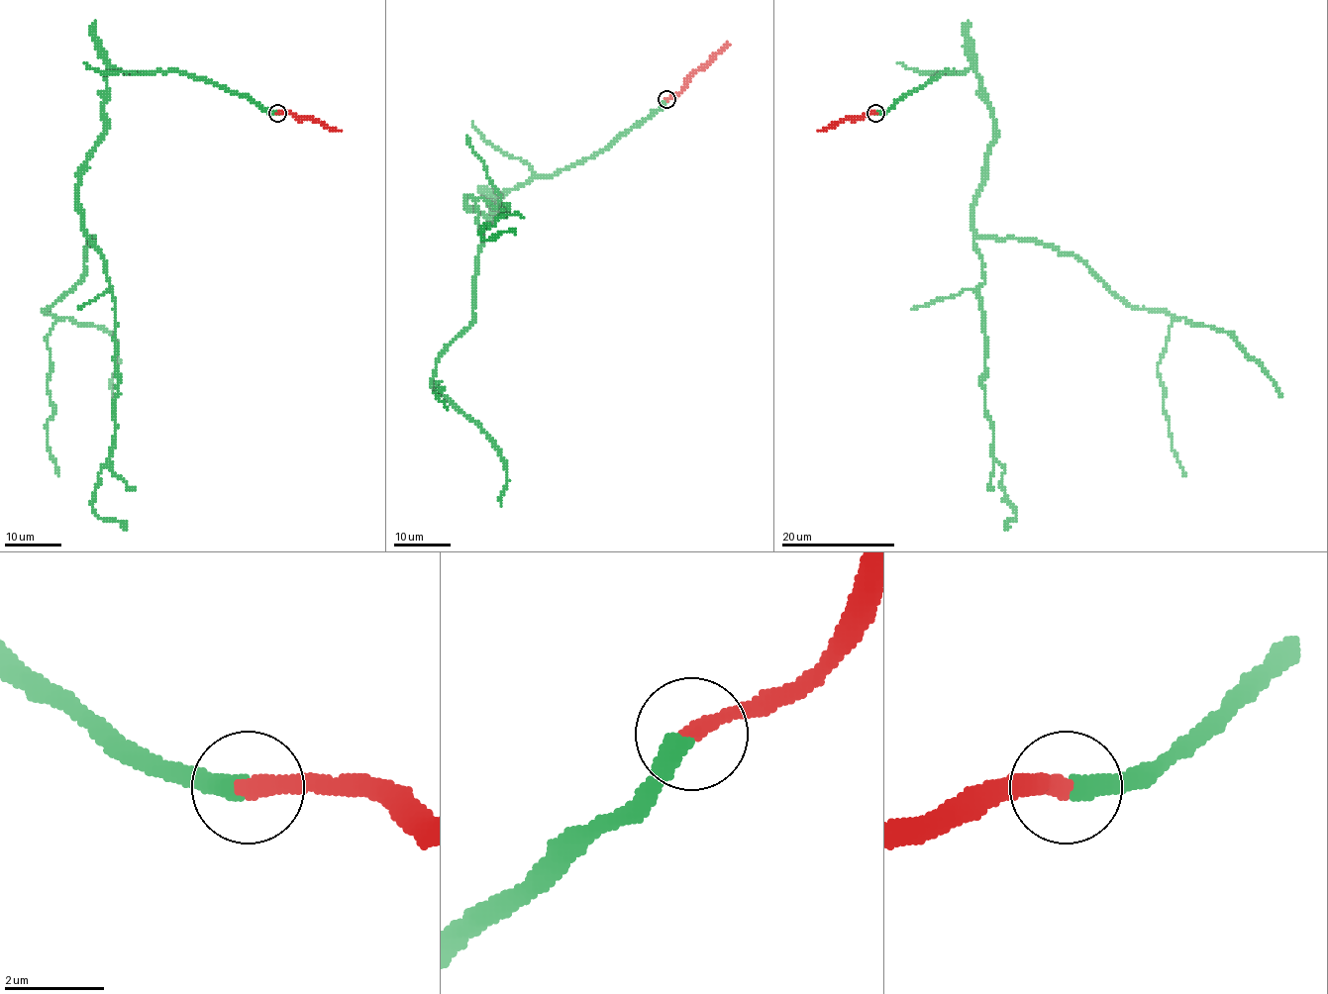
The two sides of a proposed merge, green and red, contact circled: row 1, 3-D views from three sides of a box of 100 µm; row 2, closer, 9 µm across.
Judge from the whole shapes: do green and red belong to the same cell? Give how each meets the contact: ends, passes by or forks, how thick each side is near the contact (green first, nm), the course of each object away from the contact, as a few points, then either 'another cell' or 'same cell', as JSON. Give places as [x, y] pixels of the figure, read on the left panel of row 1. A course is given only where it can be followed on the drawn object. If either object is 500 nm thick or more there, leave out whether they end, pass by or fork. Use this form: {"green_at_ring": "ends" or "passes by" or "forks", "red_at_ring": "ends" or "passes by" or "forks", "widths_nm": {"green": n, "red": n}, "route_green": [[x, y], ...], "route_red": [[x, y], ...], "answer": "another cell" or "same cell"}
{"green_at_ring": "ends", "red_at_ring": "ends", "widths_nm": {"green": 440, "red": 320}, "route_green": [[278, 113], [180, 70], [106, 73], [104, 136], [77, 193], [94, 239], [84, 277], [44, 309], [57, 475]], "route_red": [[278, 113], [315, 119], [341, 132]], "answer": "same cell"}

